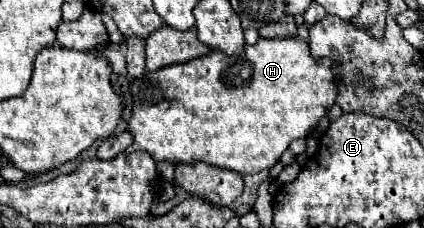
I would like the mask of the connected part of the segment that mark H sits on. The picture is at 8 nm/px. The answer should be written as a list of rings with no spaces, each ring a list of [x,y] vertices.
[[[293,36],[293,38],[259,38],[255,46],[245,46],[245,56],[239,58],[239,60],[231,60],[223,52],[211,50],[207,56],[189,60],[185,64],[173,64],[173,66],[161,68],[157,72],[147,72],[141,78],[135,78],[131,82],[133,118],[127,124],[127,130],[133,134],[135,140],[129,146],[129,152],[133,152],[133,150],[149,152],[155,162],[163,162],[163,160],[173,162],[173,164],[177,164],[177,162],[189,162],[189,164],[193,164],[193,162],[207,162],[207,164],[213,164],[213,166],[219,166],[219,168],[235,170],[239,174],[255,174],[259,170],[269,170],[269,168],[273,168],[279,162],[281,154],[289,148],[289,144],[293,140],[307,138],[311,134],[311,130],[317,126],[319,118],[325,116],[329,112],[329,108],[335,104],[335,100],[337,100],[337,86],[339,86],[339,80],[335,76],[335,66],[337,64],[335,62],[327,62],[327,58],[313,58],[309,54],[309,44],[305,40],[301,40],[299,36]]]

